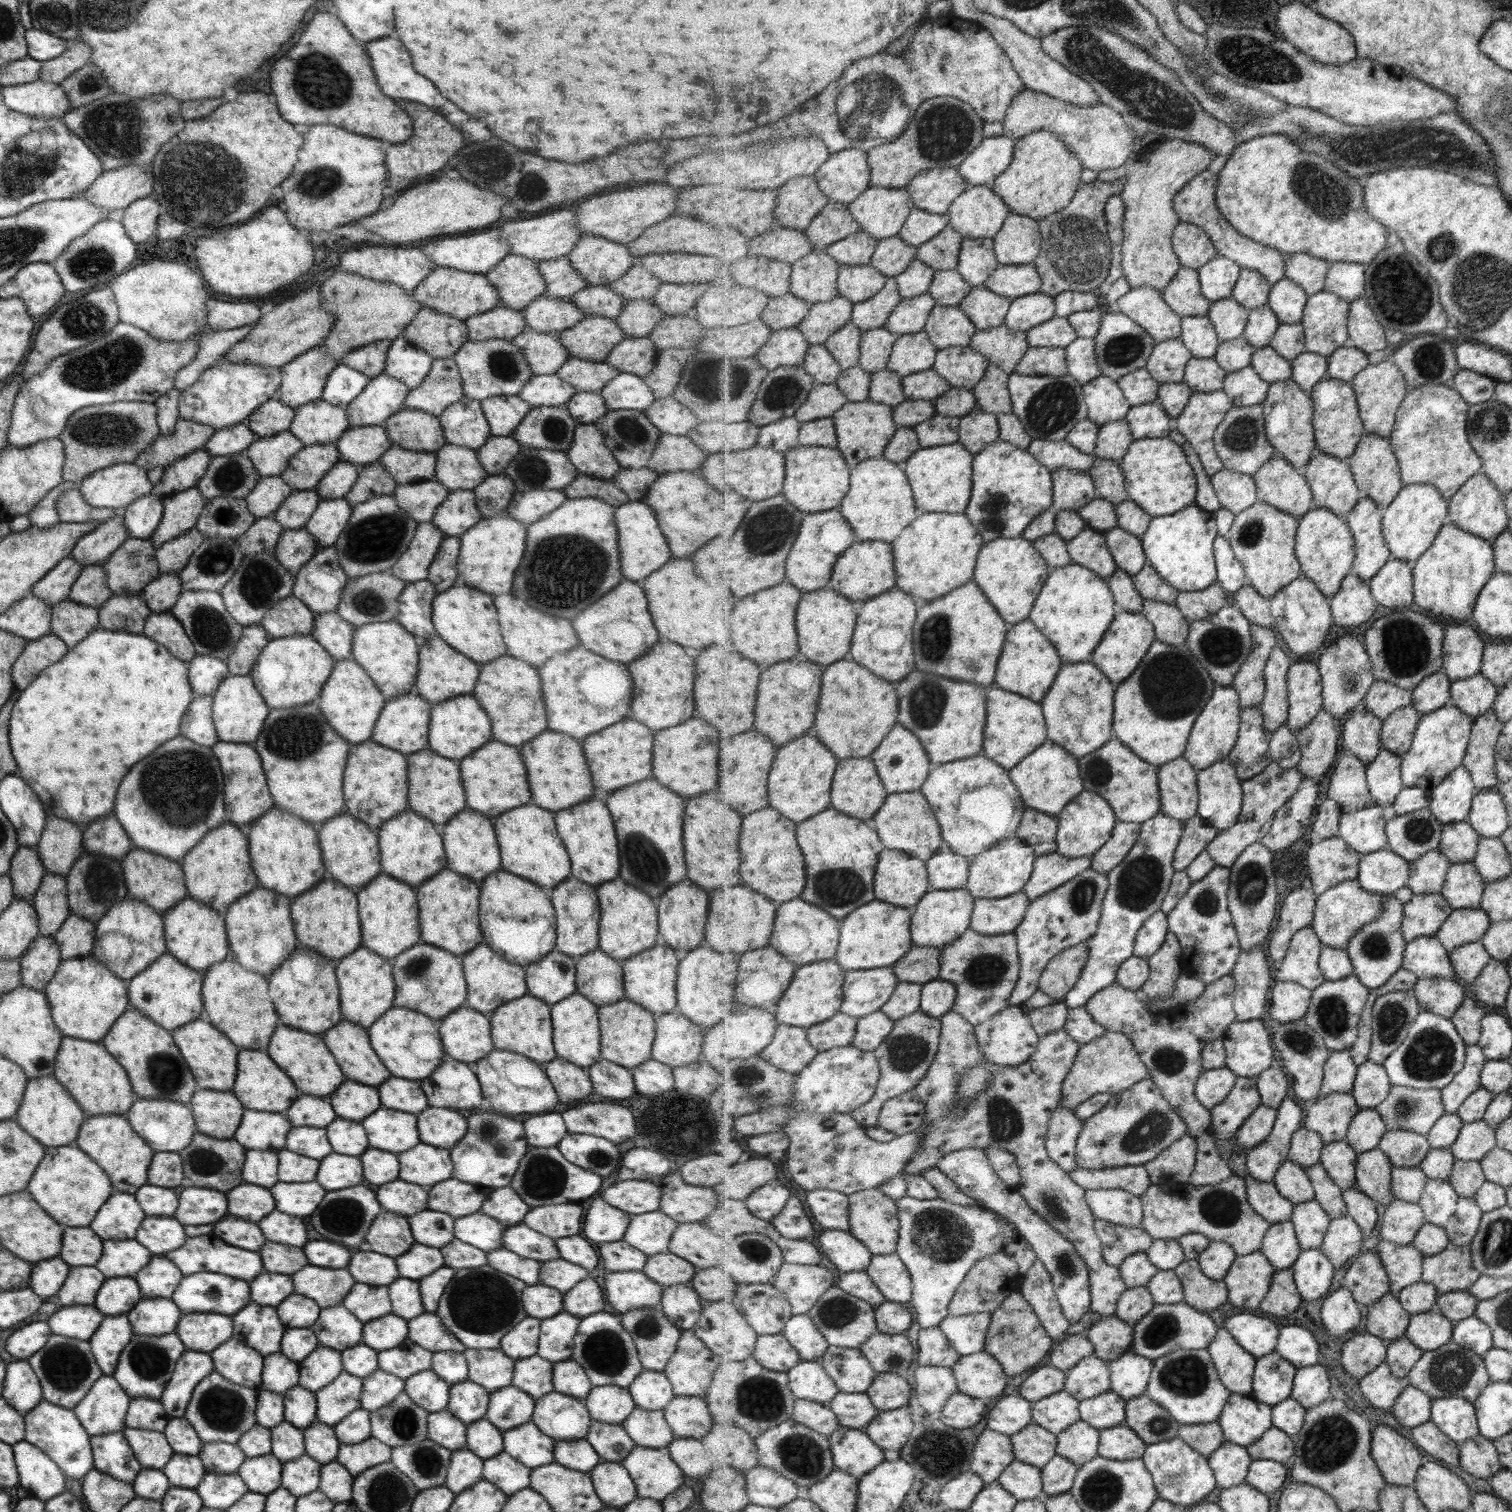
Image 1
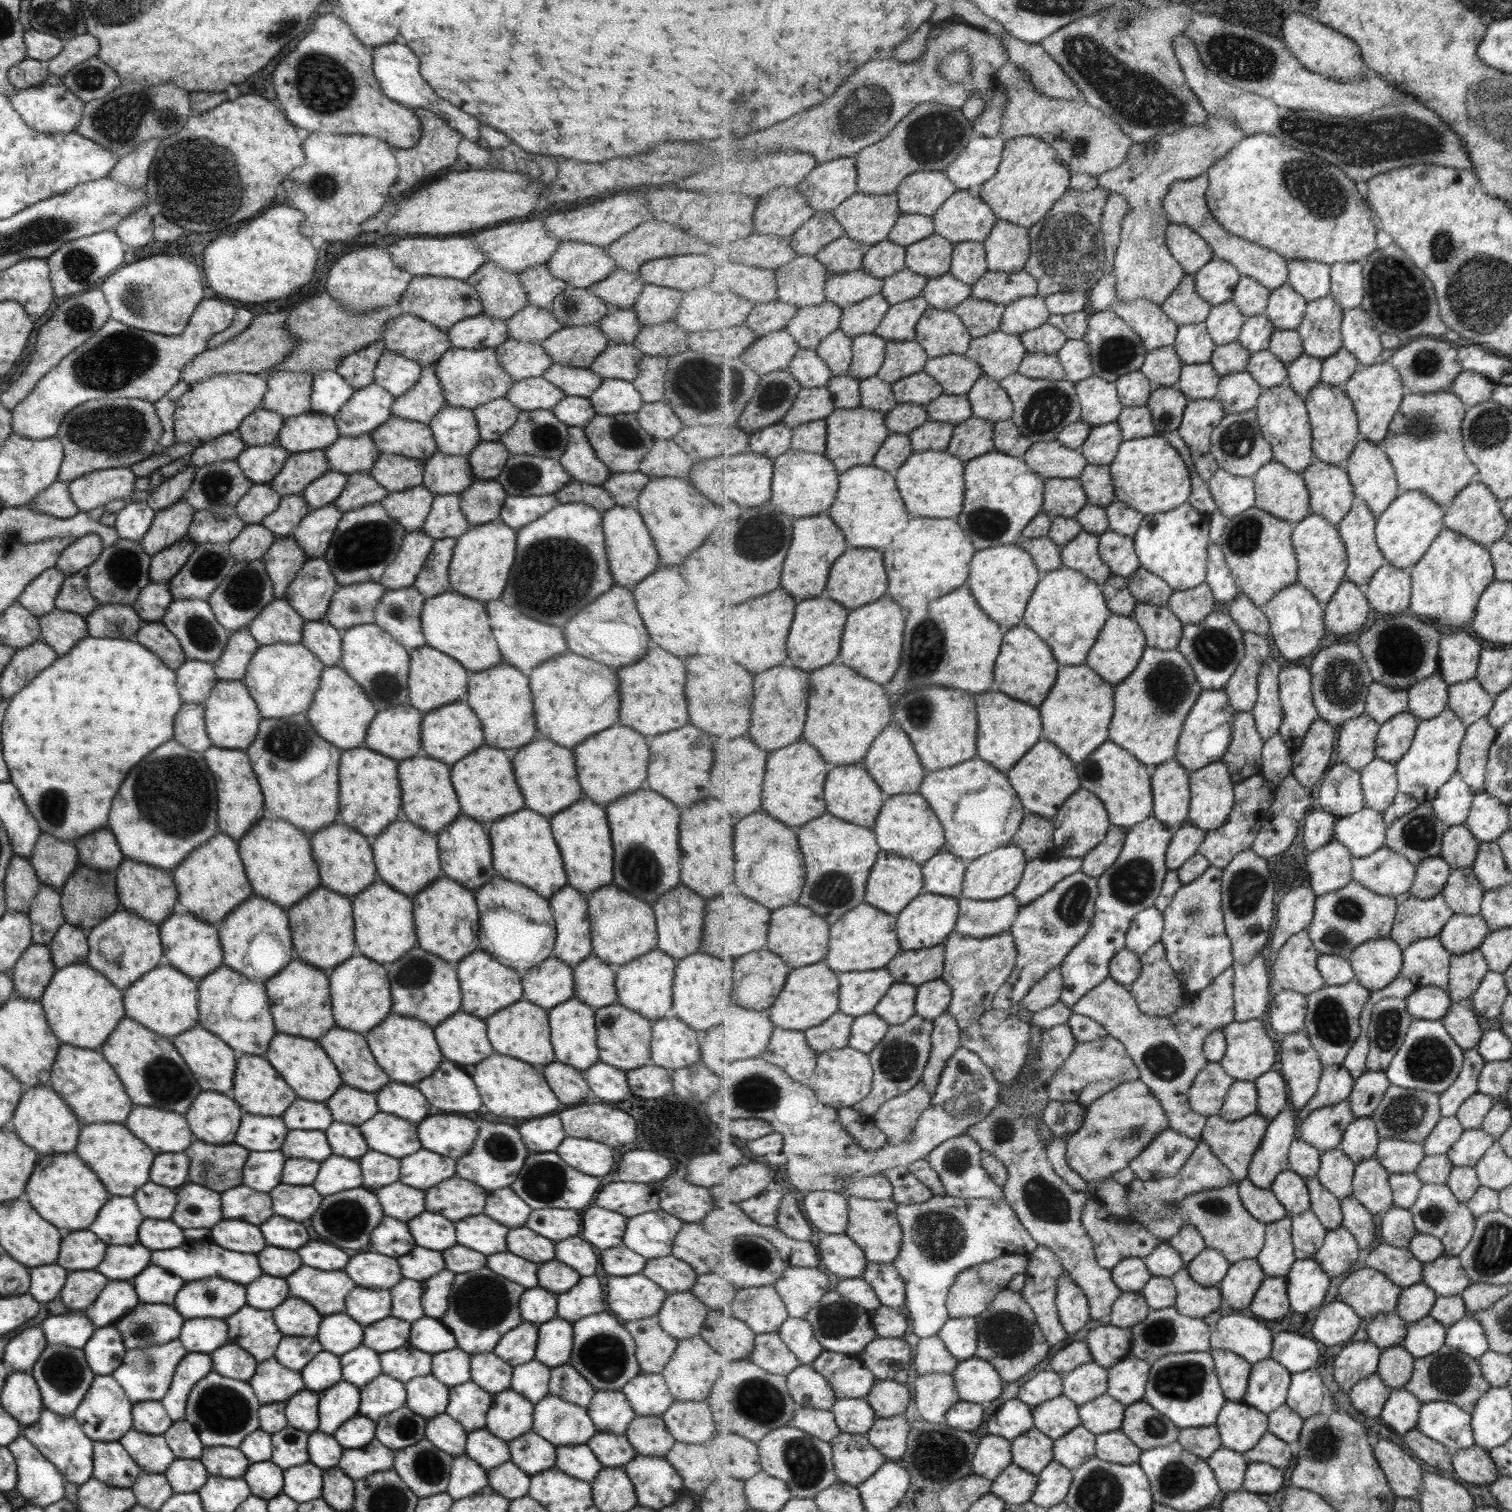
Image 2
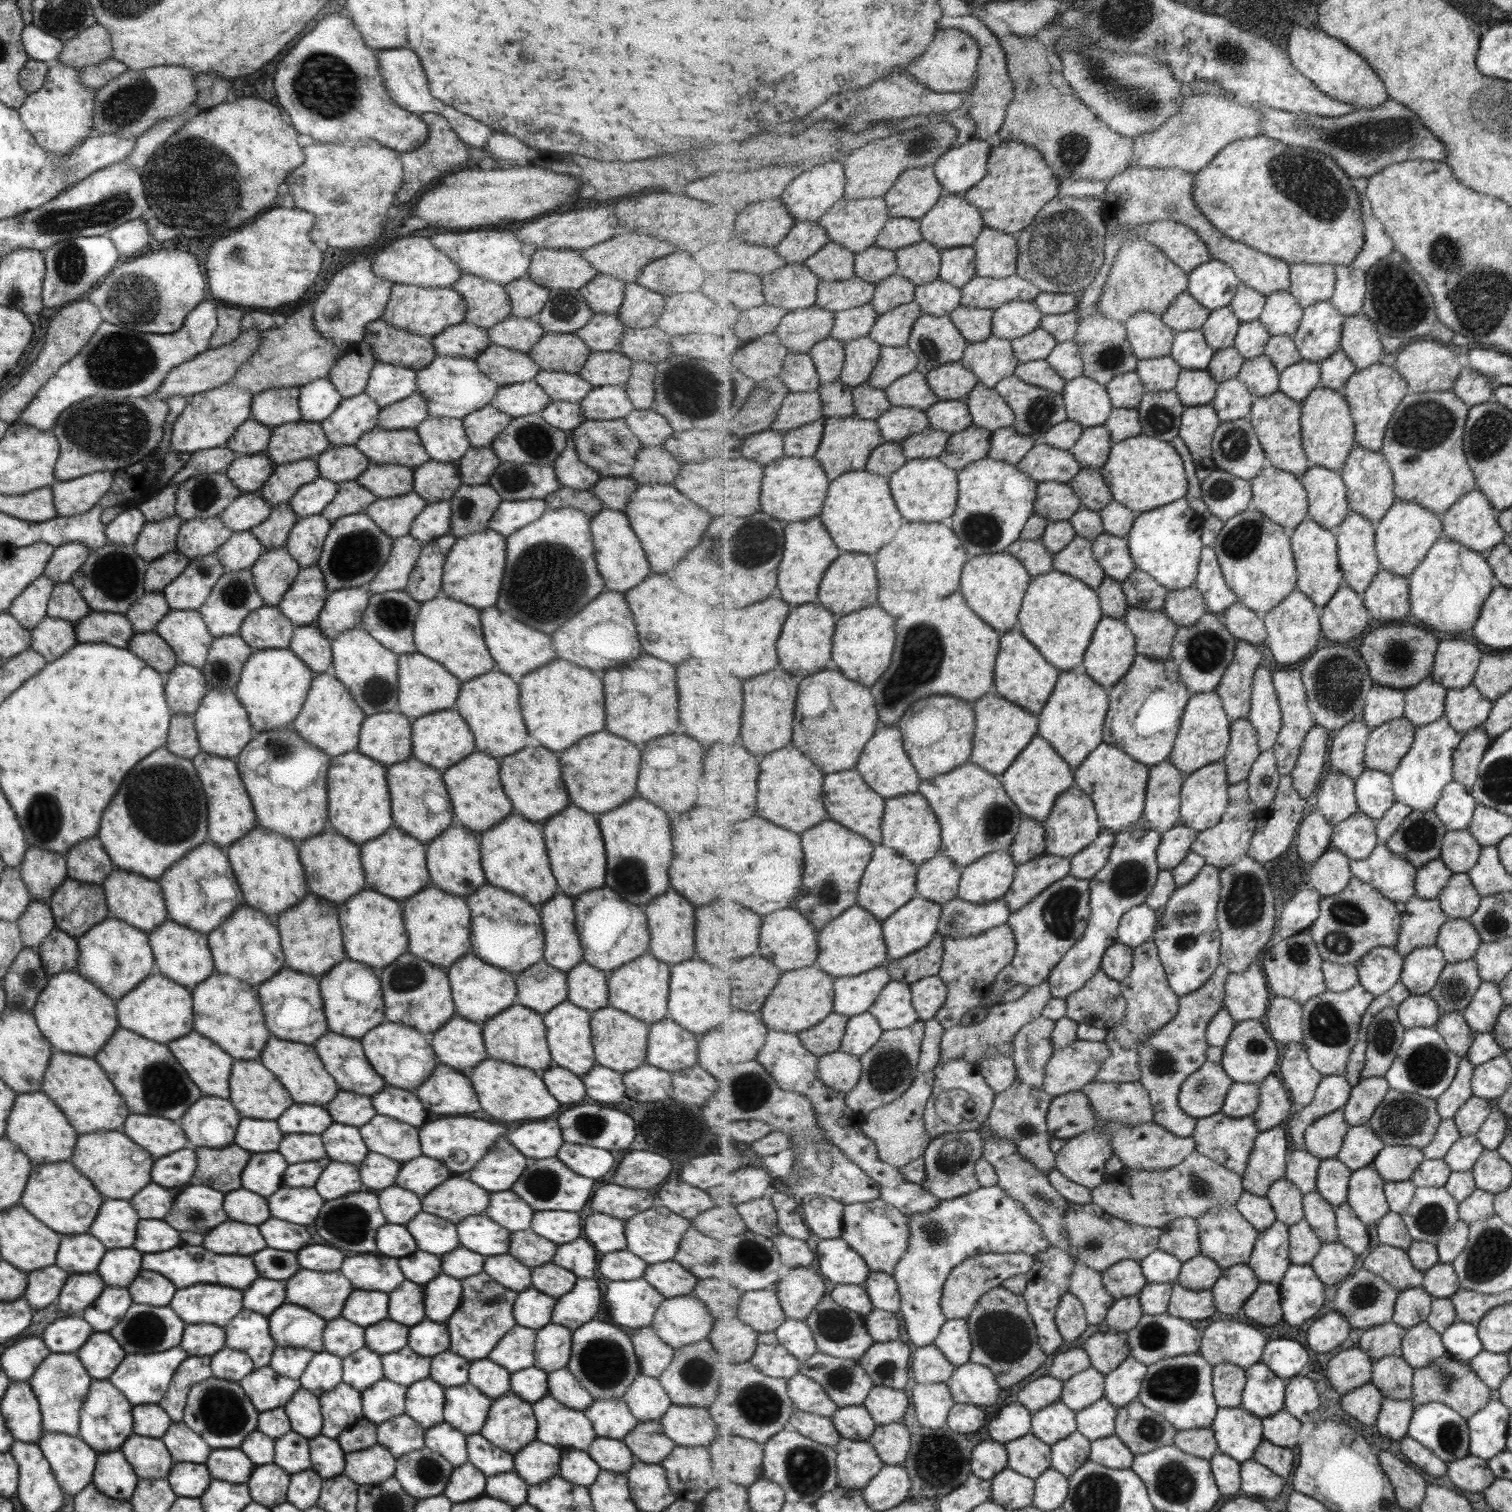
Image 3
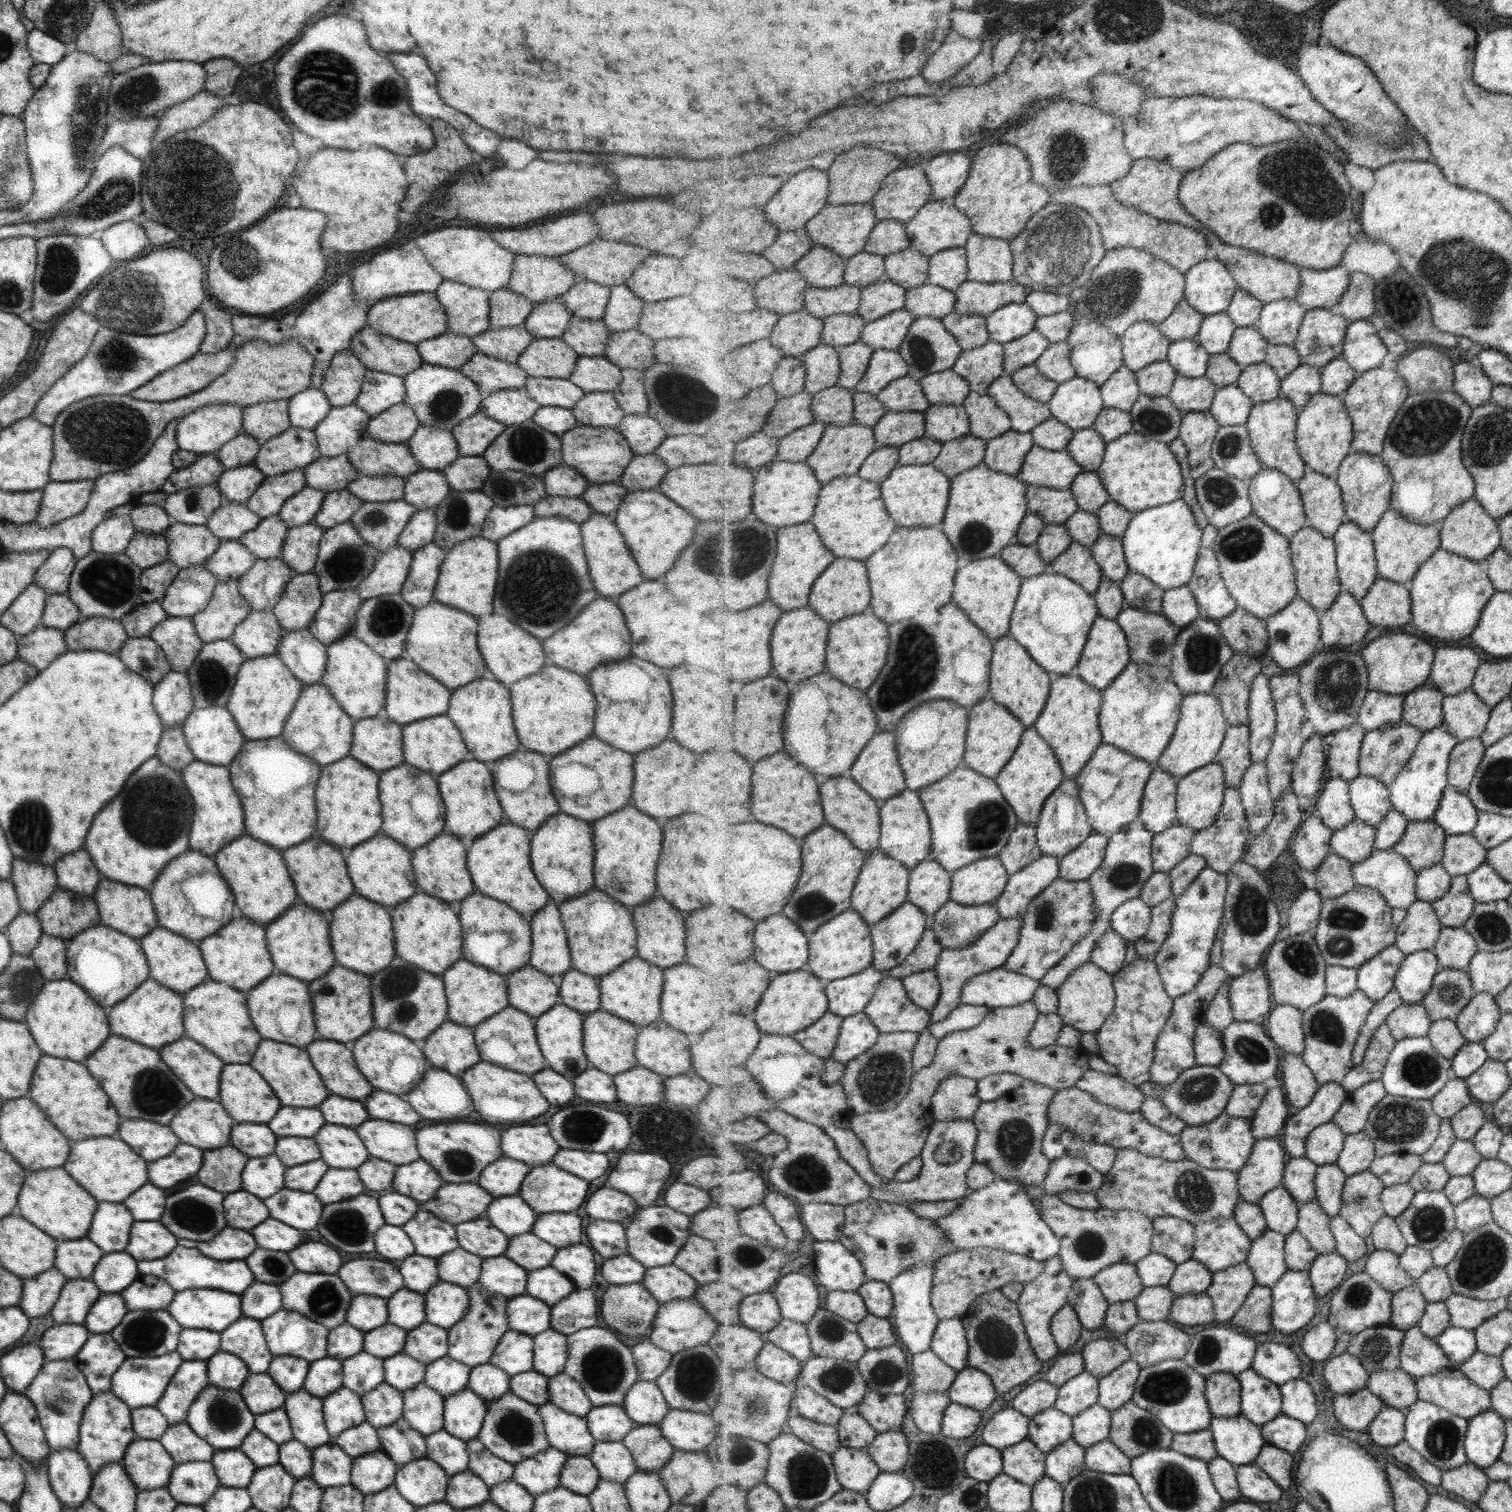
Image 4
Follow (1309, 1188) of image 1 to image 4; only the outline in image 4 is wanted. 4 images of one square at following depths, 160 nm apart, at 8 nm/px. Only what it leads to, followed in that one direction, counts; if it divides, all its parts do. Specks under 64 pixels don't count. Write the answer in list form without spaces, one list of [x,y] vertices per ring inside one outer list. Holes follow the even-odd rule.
[[[1284,1185],[1271,1190],[1259,1204],[1271,1230],[1288,1235],[1297,1229],[1300,1204]]]

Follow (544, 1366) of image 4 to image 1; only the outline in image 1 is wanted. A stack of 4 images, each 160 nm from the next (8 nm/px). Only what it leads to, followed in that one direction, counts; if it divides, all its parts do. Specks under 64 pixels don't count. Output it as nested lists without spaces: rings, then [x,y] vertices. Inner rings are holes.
[[[562,1310],[540,1321],[536,1355],[550,1363],[569,1359],[579,1319]]]

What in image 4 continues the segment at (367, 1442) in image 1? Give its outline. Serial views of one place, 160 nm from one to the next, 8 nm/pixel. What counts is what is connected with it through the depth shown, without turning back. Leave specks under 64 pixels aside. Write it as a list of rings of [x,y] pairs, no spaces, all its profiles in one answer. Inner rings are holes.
[[[381,1451],[361,1454],[352,1459],[350,1485],[364,1497],[385,1490],[394,1481],[398,1466]]]

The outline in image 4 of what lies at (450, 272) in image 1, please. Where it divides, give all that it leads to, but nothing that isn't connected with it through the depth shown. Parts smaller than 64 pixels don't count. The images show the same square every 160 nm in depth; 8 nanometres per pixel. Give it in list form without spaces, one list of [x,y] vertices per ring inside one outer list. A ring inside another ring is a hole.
[[[434,292],[407,293],[381,298],[366,310],[366,325],[377,334],[411,344],[446,332],[445,315]]]

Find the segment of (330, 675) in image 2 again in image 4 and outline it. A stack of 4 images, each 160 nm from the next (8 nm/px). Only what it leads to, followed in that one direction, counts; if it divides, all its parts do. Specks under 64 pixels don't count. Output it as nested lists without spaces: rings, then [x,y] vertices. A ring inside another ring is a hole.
[[[320,682],[303,686],[293,710],[285,719],[281,738],[295,752],[313,759],[319,766],[327,766],[348,755],[354,721],[339,709],[330,692]]]

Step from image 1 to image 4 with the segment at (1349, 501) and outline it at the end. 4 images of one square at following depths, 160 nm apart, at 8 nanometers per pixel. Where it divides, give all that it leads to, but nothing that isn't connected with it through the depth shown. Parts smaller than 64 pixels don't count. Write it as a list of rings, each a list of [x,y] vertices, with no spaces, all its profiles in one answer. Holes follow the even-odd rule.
[[[1308,468],[1306,476],[1295,484],[1302,494],[1308,526],[1322,531],[1327,538],[1334,538],[1340,526],[1348,520],[1338,481]]]

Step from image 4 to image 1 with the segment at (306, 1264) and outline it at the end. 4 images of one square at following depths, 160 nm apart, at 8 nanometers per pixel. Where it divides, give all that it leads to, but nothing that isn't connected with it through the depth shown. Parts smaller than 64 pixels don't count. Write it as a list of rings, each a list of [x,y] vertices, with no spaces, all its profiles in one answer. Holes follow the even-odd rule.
[[[309,1240],[303,1246],[303,1252],[307,1256],[307,1264],[323,1266],[323,1268],[346,1268],[345,1262],[348,1263],[351,1257],[343,1246],[325,1240]]]

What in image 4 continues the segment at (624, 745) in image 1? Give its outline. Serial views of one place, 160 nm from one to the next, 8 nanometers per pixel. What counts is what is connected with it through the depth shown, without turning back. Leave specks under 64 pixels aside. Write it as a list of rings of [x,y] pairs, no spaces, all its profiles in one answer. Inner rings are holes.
[[[594,736],[586,737],[575,746],[555,755],[553,760],[549,760],[549,780],[558,810],[589,824],[621,810],[629,804],[631,796],[631,764],[633,755],[617,750]]]

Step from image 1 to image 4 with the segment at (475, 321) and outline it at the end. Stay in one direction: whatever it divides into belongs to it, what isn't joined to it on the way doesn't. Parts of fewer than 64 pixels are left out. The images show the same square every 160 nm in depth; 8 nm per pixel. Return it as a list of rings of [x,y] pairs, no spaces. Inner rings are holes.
[[[443,333],[439,336],[415,343],[422,364],[458,369],[476,352],[469,336]]]

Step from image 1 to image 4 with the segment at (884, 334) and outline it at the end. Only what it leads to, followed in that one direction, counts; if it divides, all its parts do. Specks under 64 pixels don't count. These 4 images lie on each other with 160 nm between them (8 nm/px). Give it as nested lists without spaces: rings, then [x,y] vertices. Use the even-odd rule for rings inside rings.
[[[859,340],[847,346],[837,347],[842,361],[842,374],[838,385],[841,388],[855,390],[856,386],[866,377],[871,357],[876,349]]]

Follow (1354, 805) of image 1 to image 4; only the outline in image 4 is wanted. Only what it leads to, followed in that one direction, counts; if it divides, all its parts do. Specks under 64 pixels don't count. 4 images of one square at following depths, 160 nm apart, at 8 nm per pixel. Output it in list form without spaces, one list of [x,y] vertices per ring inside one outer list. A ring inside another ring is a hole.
[[[1341,777],[1329,778],[1327,786],[1323,787],[1323,792],[1319,795],[1316,808],[1318,816],[1333,831],[1350,825],[1357,818],[1350,801],[1350,781]]]

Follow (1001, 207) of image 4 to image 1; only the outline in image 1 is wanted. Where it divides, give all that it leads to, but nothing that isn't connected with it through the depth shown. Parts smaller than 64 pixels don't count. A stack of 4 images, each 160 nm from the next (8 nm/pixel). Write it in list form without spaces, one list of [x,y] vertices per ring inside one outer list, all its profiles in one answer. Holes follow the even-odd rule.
[[[1047,130],[1035,132],[1016,141],[1014,155],[1010,169],[989,185],[1002,195],[1013,213],[1040,220],[1070,205],[1078,188],[1082,186],[1085,167],[1083,160],[1063,139]]]

